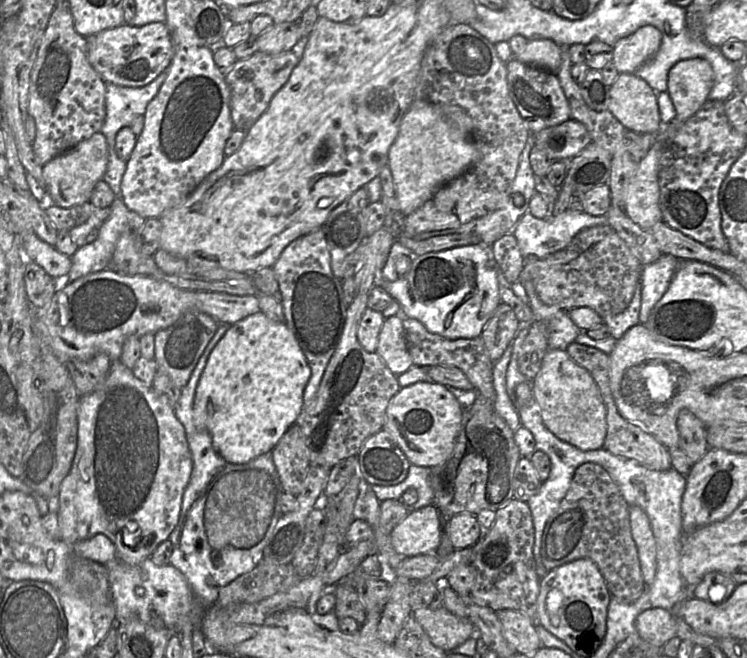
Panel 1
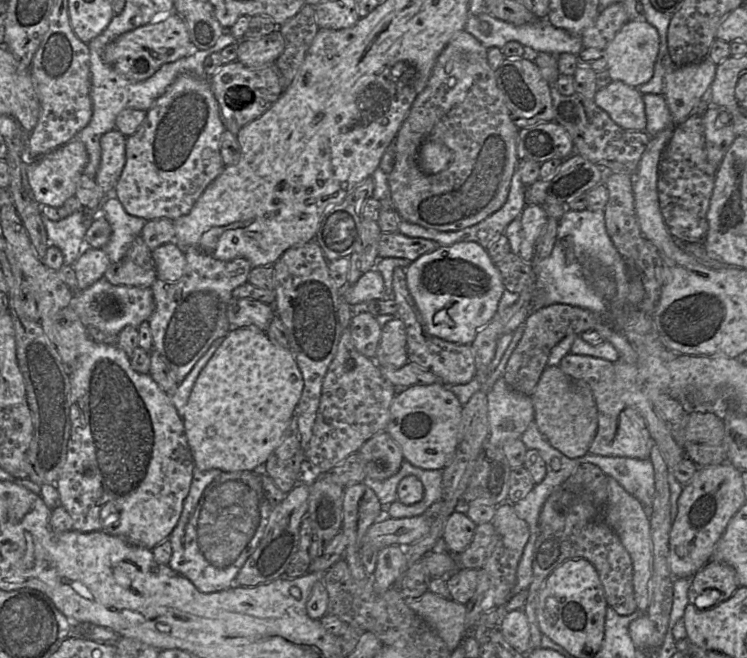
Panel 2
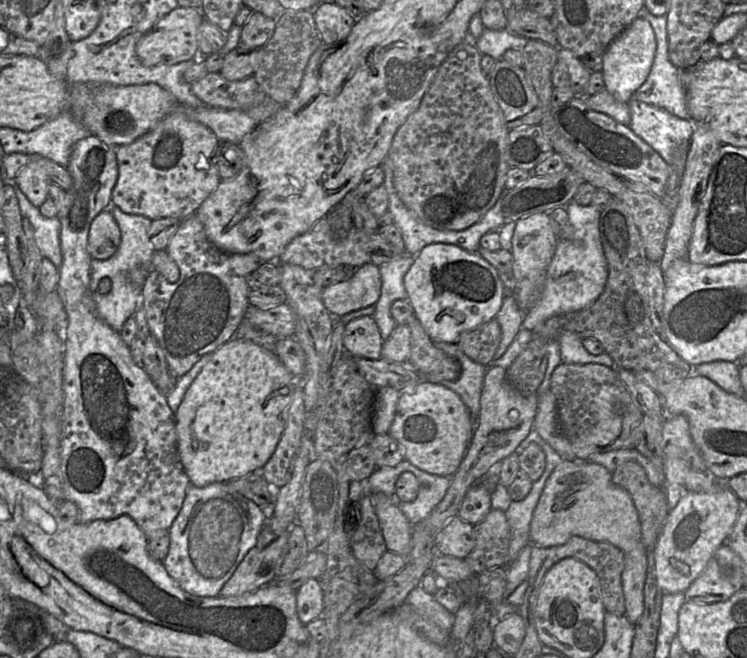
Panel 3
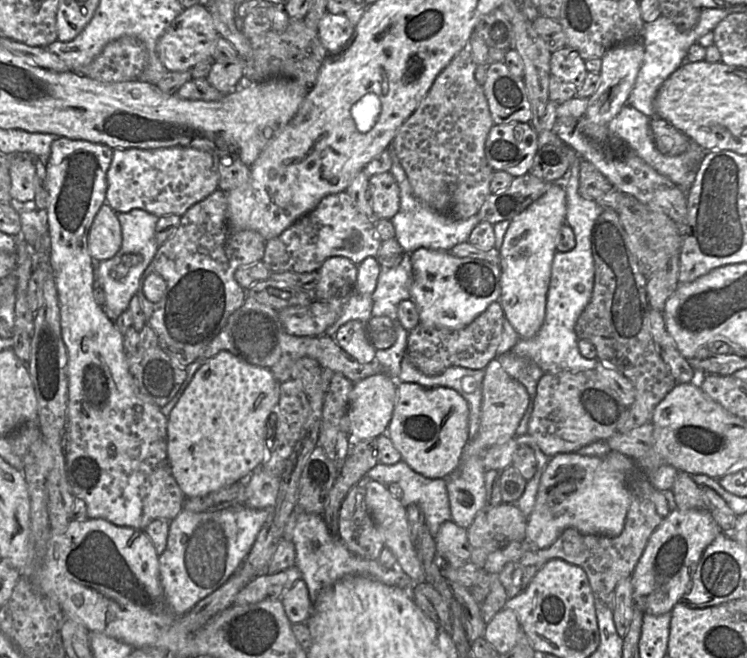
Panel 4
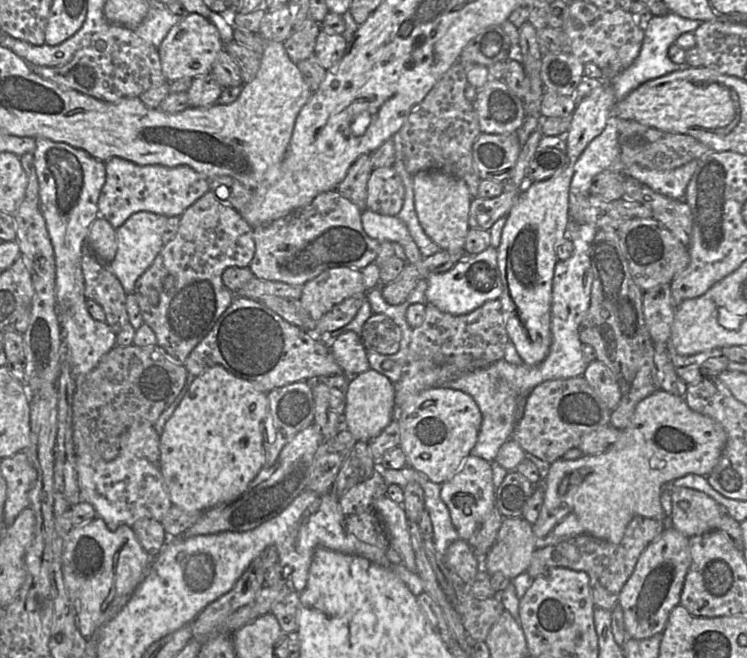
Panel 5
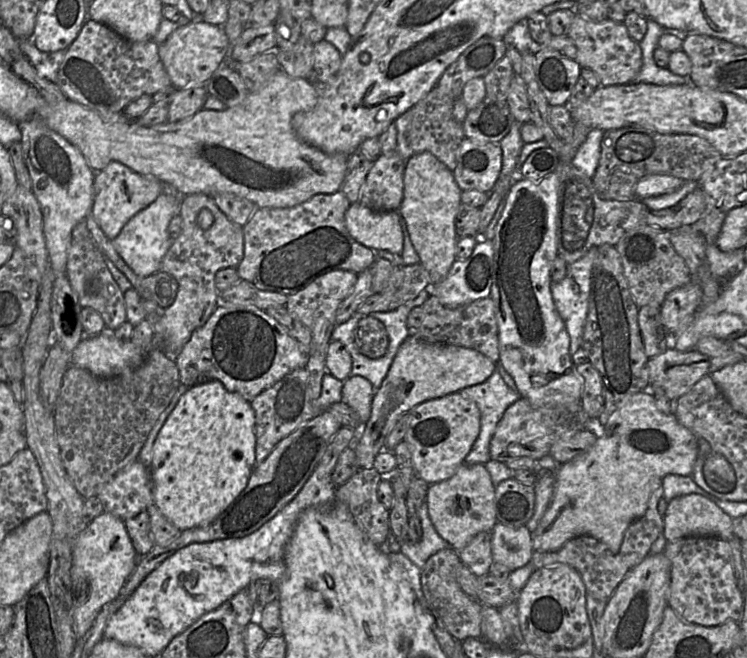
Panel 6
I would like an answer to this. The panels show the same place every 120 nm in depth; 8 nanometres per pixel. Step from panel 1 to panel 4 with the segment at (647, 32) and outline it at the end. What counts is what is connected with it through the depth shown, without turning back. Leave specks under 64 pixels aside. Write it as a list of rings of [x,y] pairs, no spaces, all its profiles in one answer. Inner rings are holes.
[[[642,37],[618,44],[607,50],[602,56],[600,84],[596,92],[588,98],[584,116],[591,122],[607,126],[627,103],[634,87],[637,75],[643,64],[644,44]]]

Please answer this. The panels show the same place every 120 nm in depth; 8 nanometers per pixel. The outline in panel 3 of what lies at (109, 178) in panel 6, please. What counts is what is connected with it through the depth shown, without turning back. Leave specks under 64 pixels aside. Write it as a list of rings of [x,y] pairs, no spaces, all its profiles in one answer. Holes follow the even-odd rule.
[[[183,109],[171,112],[133,143],[116,147],[118,178],[112,190],[111,205],[151,221],[186,219],[221,181],[217,168],[220,144],[208,127],[191,120]]]

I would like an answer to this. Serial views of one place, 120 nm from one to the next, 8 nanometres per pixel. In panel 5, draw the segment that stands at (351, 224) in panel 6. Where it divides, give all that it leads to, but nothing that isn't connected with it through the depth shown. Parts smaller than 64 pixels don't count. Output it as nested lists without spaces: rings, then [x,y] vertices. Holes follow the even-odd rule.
[[[369,209],[362,211],[361,222],[366,234],[379,241],[400,244],[409,263],[417,263],[423,256],[413,241],[406,224],[398,216],[387,216]]]

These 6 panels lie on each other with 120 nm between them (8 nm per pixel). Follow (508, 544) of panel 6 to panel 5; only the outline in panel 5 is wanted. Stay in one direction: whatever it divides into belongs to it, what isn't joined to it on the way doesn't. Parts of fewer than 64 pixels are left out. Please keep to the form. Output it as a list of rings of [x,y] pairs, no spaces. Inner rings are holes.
[[[504,518],[495,544],[485,556],[481,567],[489,574],[501,572],[513,580],[527,572],[535,546],[532,525],[524,518]]]

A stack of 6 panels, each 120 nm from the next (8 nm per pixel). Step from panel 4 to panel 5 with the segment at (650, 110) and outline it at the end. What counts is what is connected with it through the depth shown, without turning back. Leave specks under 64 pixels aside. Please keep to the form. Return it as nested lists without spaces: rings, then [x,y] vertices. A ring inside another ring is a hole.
[[[675,13],[663,16],[653,15],[644,30],[644,39],[638,57],[631,66],[610,80],[617,102],[623,100],[647,81],[684,69],[686,64],[676,64],[670,60],[668,49],[672,44],[675,44],[681,34],[694,32],[701,23],[699,20],[687,19]]]

